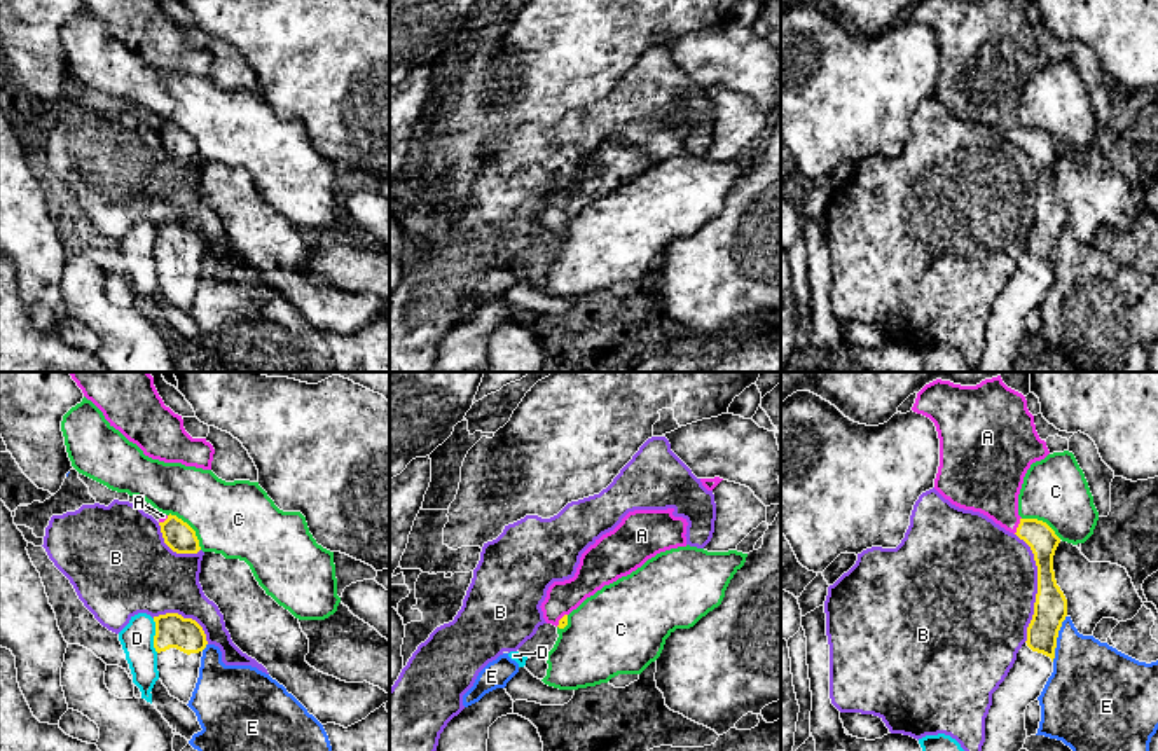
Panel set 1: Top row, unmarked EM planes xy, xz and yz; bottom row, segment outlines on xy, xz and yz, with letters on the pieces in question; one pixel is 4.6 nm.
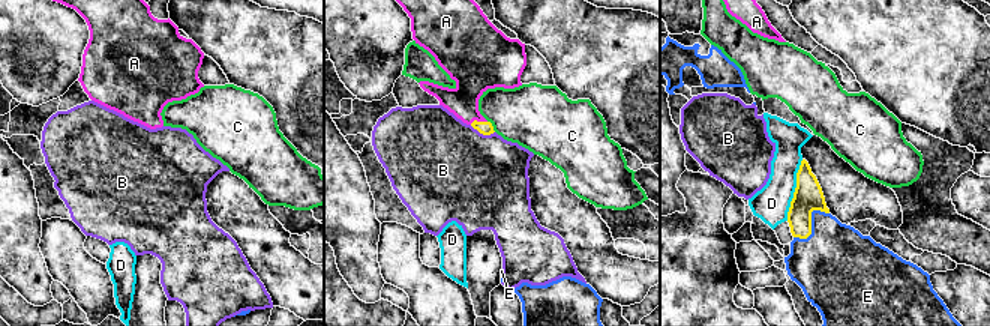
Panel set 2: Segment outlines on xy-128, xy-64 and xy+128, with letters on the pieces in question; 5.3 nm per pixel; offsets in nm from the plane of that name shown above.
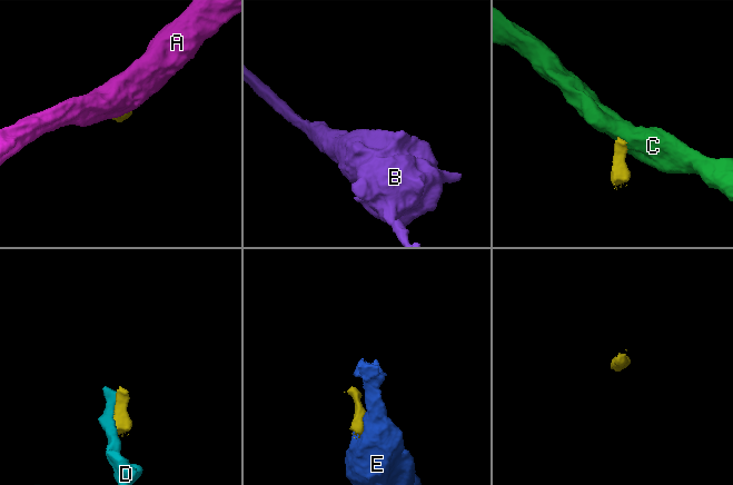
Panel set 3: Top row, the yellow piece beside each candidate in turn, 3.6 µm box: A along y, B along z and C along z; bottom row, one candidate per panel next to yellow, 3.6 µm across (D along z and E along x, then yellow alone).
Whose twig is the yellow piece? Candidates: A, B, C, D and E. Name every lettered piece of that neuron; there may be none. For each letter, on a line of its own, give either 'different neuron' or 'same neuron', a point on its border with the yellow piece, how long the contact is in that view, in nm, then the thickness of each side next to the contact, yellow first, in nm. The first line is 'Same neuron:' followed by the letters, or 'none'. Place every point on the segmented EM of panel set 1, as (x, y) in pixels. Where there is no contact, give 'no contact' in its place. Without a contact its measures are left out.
Same neuron: A
A: same neuron; contact yz (1019, 526); length 90 nm; calibres 140 and 300 nm
B: different neuron; contact yz (1038, 587); length 500 nm; calibres 160 and 500 nm
C: different neuron; contact xy (191, 528); length 220 nm; calibres 140 and 360 nm
D: different neuron; contact xy (154, 636); length 160 nm; calibres 160 and 160 nm
E: different neuron; contact yz (1057, 636); length 220 nm; calibres 160 and 340 nm

